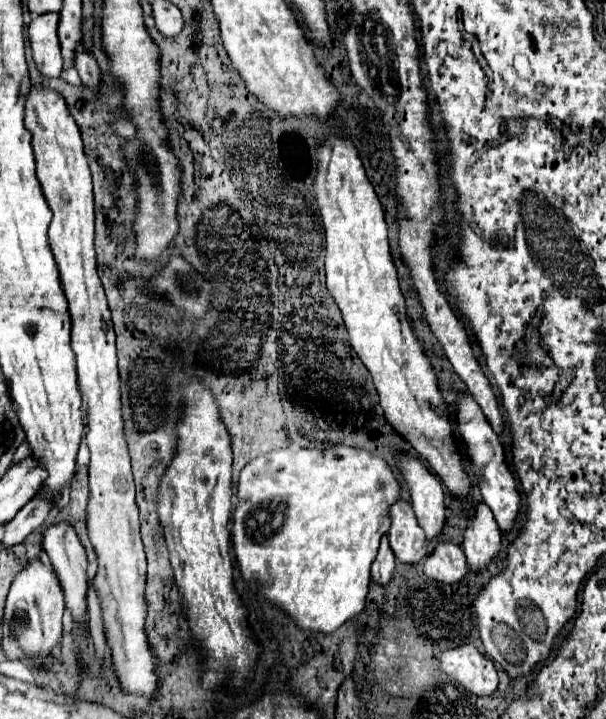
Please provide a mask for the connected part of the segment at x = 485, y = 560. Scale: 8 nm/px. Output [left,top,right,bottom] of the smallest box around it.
[462,504,502,572]

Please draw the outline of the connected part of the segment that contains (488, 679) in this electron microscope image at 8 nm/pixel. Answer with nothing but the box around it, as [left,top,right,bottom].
[442,644,498,696]

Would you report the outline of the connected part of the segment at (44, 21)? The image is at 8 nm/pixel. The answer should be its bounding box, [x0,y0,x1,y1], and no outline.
[28,14,62,78]

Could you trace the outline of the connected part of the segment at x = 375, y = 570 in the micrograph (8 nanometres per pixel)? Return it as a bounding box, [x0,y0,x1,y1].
[372,536,396,586]

